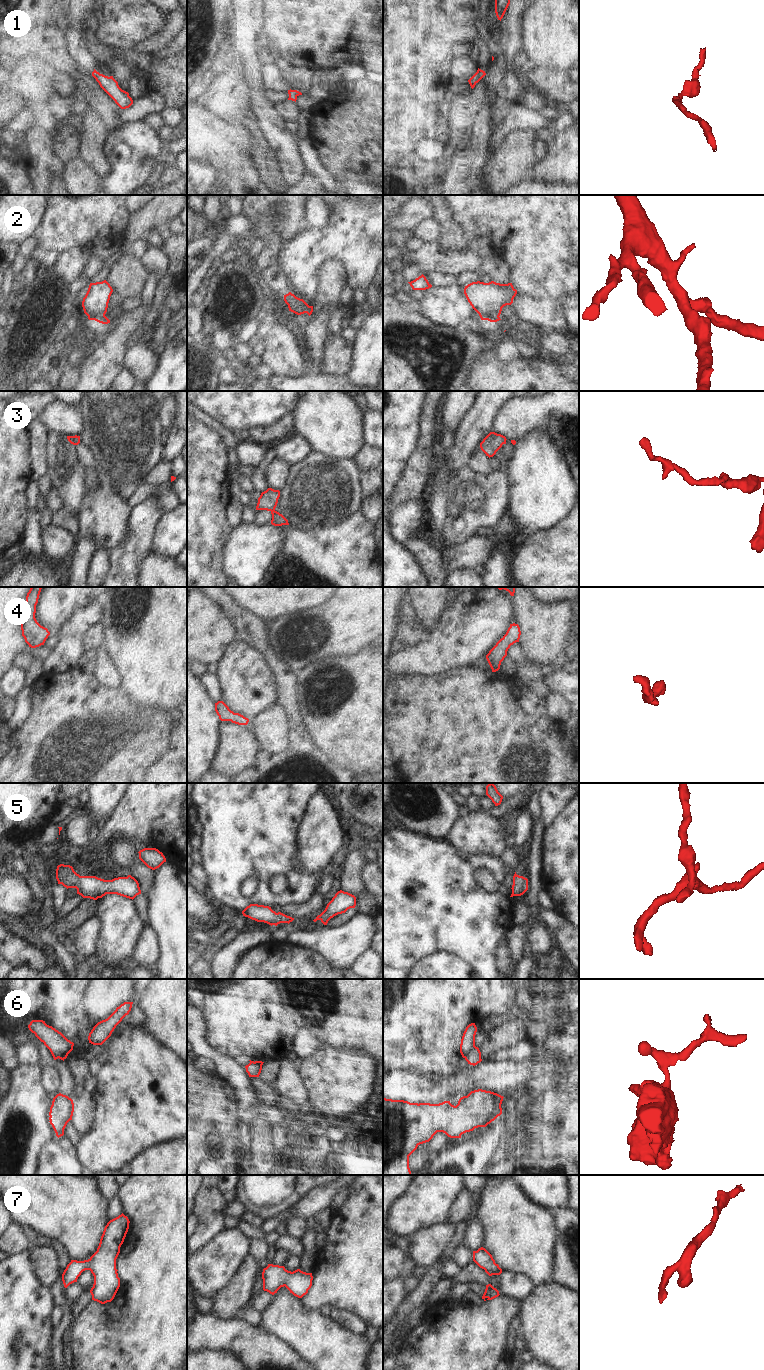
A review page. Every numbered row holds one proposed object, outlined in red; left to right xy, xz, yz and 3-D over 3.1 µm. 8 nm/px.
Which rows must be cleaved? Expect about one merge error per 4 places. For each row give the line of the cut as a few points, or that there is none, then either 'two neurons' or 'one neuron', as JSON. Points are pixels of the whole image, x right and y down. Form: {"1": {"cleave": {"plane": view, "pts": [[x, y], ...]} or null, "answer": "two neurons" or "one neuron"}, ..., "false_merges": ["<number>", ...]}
{"1": {"cleave": null, "answer": "one neuron"}, "2": {"cleave": {"plane": "xy", "pts": [[104, 315], [93, 319]]}, "answer": "two neurons"}, "3": {"cleave": null, "answer": "one neuron"}, "4": {"cleave": null, "answer": "one neuron"}, "5": {"cleave": null, "answer": "one neuron"}, "6": {"cleave": {"plane": "yz", "pts": [[474, 1045], [464, 1057]]}, "answer": "two neurons"}, "7": {"cleave": null, "answer": "one neuron"}, "false_merges": ["2", "6"]}

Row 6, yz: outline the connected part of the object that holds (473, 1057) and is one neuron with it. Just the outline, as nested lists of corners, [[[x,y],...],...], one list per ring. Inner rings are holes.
[[[473,1046],[467,1056],[465,1057],[465,1060],[468,1062],[470,1065],[477,1065],[482,1061],[481,1059],[481,1052],[478,1047]]]

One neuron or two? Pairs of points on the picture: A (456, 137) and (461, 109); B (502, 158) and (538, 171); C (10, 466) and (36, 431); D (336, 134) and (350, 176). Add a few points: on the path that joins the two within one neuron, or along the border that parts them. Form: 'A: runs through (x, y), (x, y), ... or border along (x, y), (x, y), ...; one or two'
A: runs through (461, 130), (461, 116); one
B: border along (538, 154), (526, 169), (524, 179); two
C: border along (27, 432), (29, 438), (29, 464); two
D: border along (334, 176), (341, 178), (353, 170), (370, 180); two

